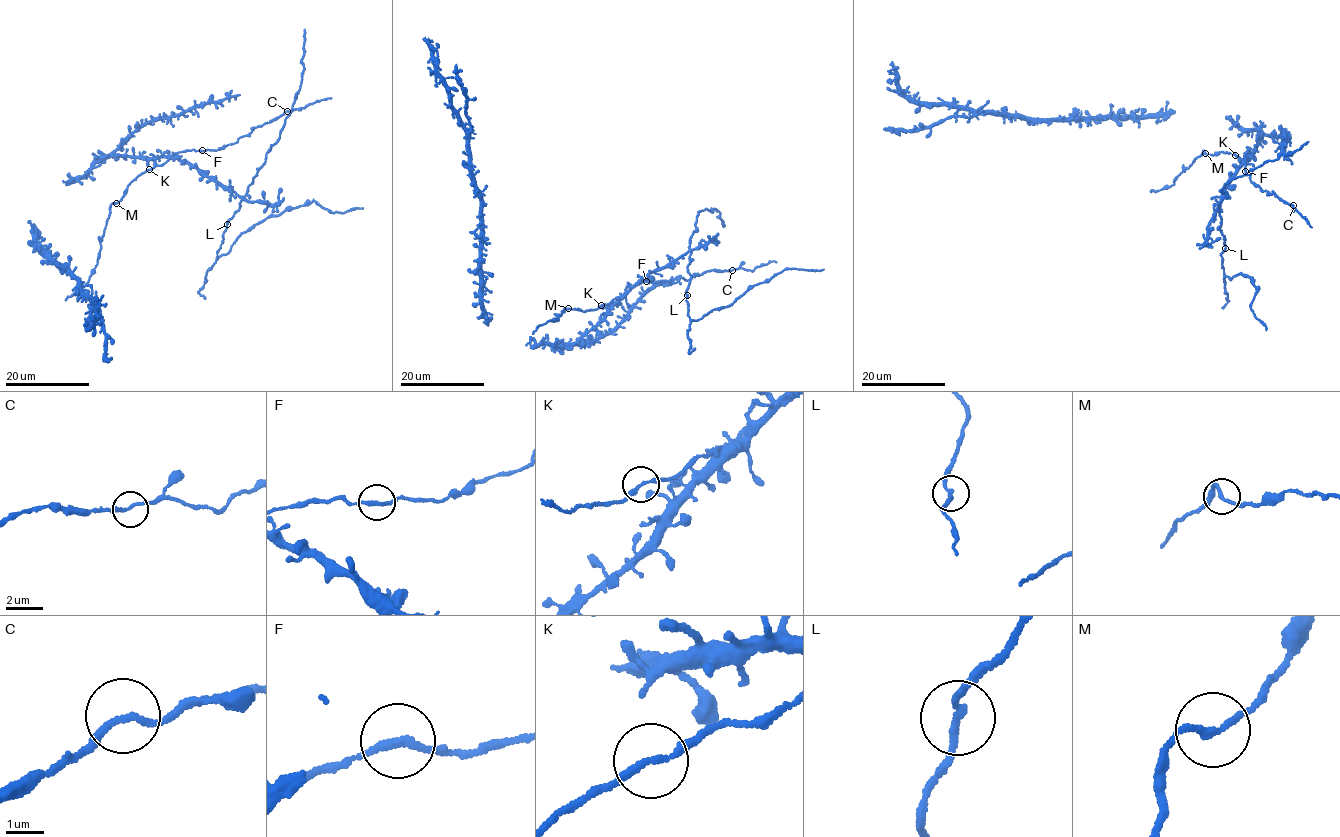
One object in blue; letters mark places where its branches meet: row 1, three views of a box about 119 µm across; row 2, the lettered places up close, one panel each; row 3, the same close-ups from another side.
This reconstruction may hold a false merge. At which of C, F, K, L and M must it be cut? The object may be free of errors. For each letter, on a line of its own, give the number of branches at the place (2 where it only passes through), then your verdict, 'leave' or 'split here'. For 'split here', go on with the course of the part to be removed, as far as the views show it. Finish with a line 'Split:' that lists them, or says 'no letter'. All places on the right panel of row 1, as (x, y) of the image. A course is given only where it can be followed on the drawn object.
C: branches 2; leave
F: branches 2; leave
K: branches 2; leave
L: branches 2; leave
M: branches 2; leave
Split: no letter

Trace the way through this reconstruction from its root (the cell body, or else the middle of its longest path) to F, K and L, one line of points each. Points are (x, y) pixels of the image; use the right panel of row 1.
F: (1204, 152), (1209, 156), (1220, 151), (1231, 152), (1239, 160), (1245, 159), (1245, 171)
K: (1204, 152), (1209, 156), (1220, 151), (1235, 155)
L: (1204, 152), (1209, 156), (1220, 151), (1231, 152), (1244, 163), (1232, 175), (1212, 220), (1224, 237), (1225, 248)

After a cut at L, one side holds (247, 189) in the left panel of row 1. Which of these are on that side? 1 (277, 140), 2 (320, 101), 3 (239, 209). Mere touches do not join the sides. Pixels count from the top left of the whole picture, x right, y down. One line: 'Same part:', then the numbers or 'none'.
Same part: 1, 3

